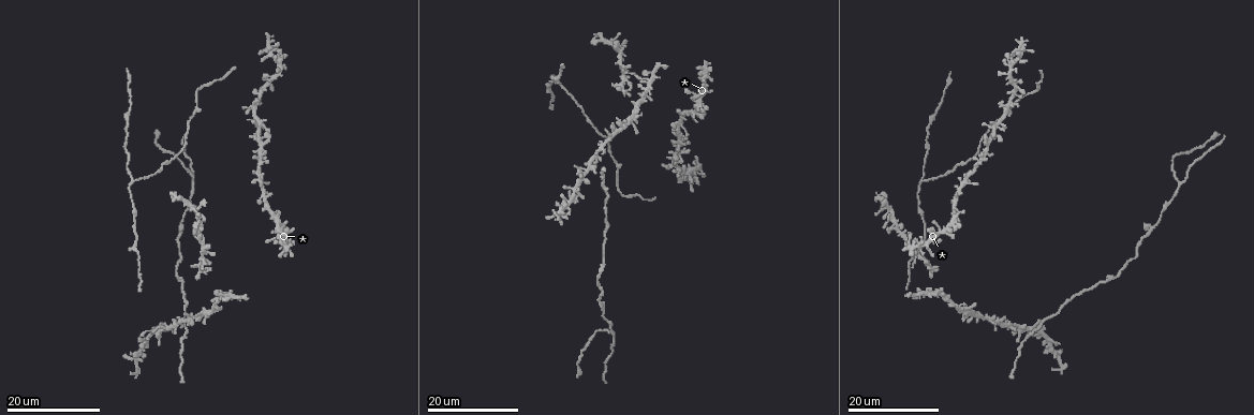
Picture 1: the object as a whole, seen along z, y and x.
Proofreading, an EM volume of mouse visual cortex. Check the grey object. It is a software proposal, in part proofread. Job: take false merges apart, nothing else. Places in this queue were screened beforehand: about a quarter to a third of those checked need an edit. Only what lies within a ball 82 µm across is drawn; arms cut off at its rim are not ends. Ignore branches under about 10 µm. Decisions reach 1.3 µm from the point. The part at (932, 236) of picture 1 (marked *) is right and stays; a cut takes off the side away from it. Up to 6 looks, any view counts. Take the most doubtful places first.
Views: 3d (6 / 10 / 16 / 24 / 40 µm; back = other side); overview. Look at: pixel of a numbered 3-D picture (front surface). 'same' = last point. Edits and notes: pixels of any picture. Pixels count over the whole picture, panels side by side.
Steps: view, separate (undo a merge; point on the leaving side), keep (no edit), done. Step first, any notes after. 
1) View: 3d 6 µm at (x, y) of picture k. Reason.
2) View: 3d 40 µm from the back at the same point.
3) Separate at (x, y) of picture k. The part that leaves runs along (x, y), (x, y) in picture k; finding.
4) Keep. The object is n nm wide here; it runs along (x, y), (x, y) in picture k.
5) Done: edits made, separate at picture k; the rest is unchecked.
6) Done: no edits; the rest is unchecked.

View: 3d 16 µm at (192, 182) of picture 1. Three-way junction.

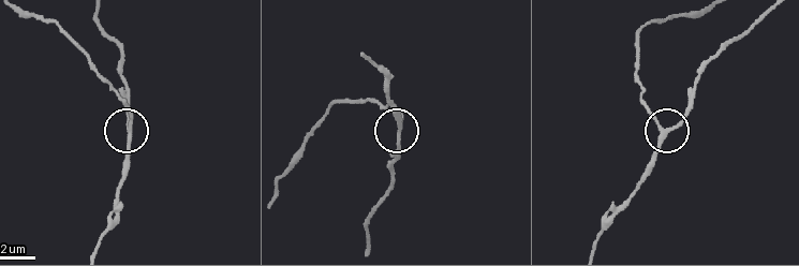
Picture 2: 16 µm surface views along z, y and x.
View: 3d 6 µm at (130, 129) of picture 2. Closer look.

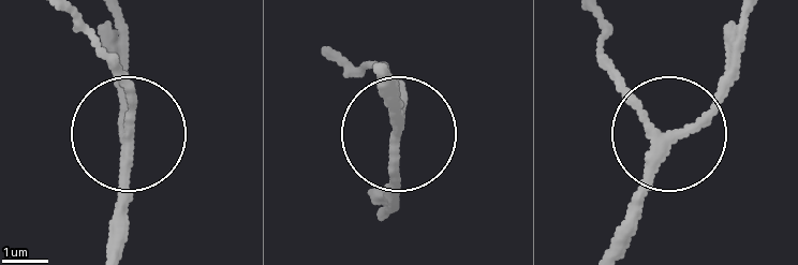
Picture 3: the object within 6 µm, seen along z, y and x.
Keep. The side arm is 16 µm long; it runs along (381, 71), (400, 202) in picture 3; all the same neuron.

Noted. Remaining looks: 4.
View: 3d 24 µm at (591, 168) of picture 1. Four-way junction.

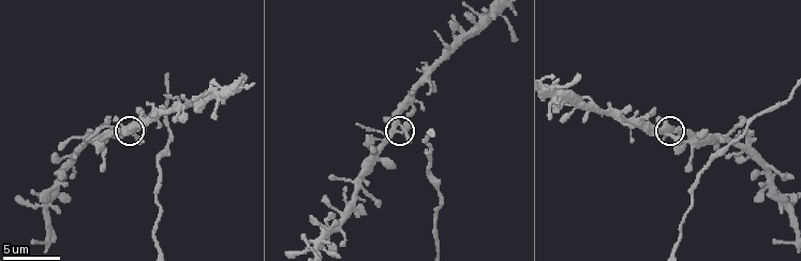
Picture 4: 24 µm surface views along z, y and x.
View: 3d 6 µm at (394, 129) of picture 4.

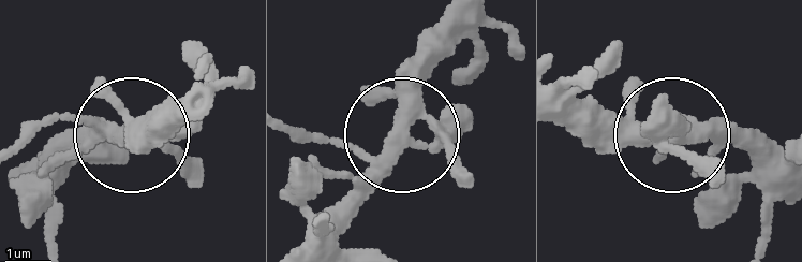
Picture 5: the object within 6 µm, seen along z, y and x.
Keep. One neuron here.

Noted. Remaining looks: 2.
View: 3d 24 µm at (625, 93) of picture 1. Thick turns thin.

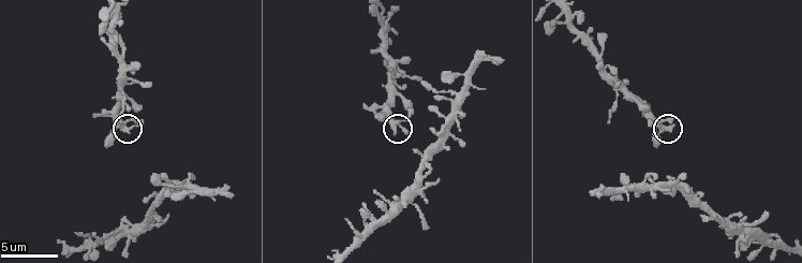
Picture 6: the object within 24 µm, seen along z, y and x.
View: 3d 10 µm at (396, 124) of picture 6.

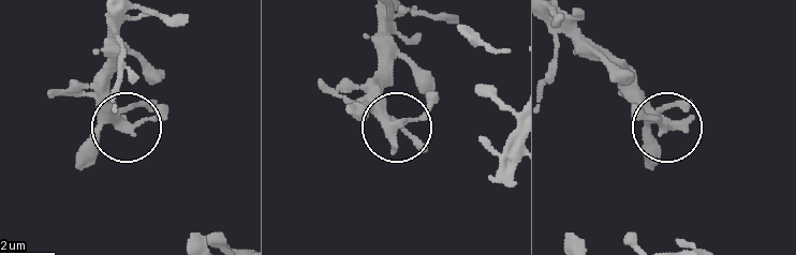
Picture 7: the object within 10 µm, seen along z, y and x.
Keep. The object is 300 nm wide here; all the same neuron.

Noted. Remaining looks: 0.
Done: no edits; the rest is unchecked.

